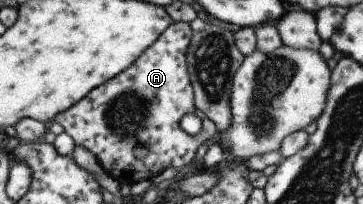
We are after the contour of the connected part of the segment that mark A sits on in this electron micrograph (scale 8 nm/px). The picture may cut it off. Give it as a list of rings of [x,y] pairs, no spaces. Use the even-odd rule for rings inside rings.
[[[182,22],[171,24],[171,29],[155,43],[131,68],[126,69],[115,81],[101,85],[95,93],[89,93],[87,99],[60,113],[55,121],[60,123],[69,135],[75,138],[79,145],[92,151],[106,173],[117,179],[121,185],[133,185],[142,179],[152,180],[161,175],[165,169],[183,168],[193,162],[196,152],[206,141],[213,140],[217,135],[216,126],[210,121],[194,103],[194,90],[188,75],[187,49],[193,38],[191,25]],[[186,114],[196,114],[202,122],[203,128],[197,136],[189,136],[181,130],[179,121]],[[145,145],[150,154],[145,159],[135,155],[135,149]]]

